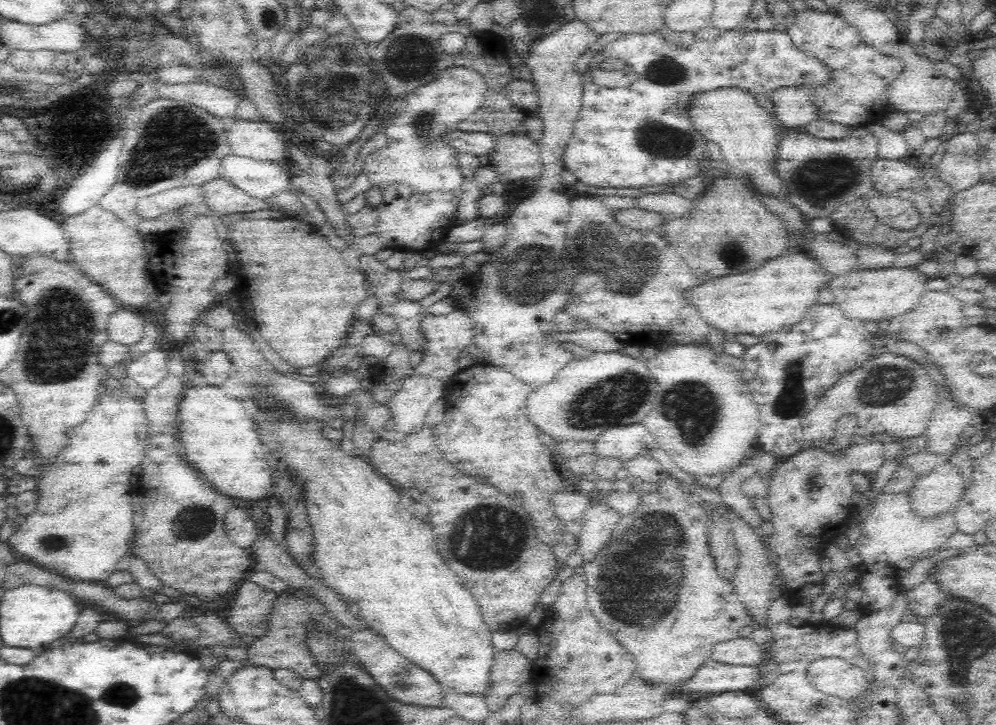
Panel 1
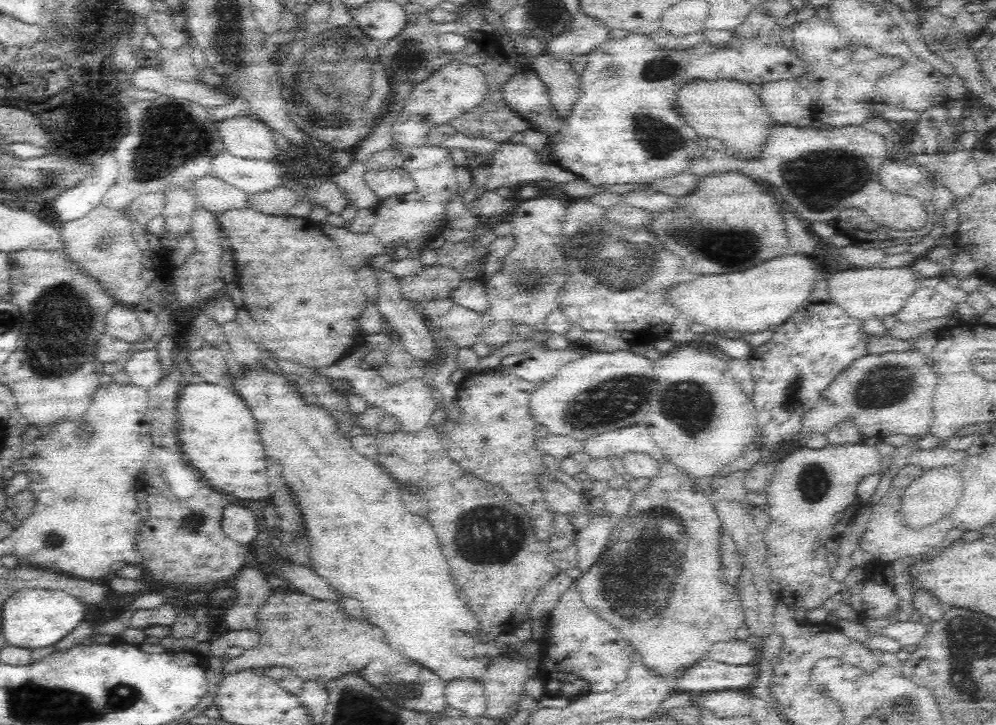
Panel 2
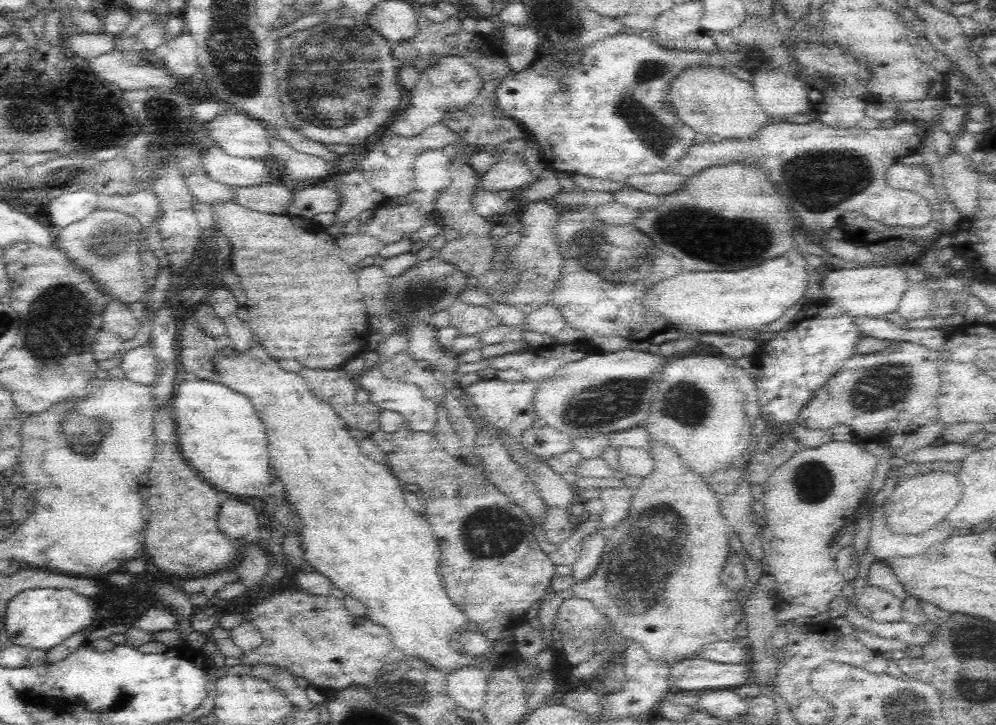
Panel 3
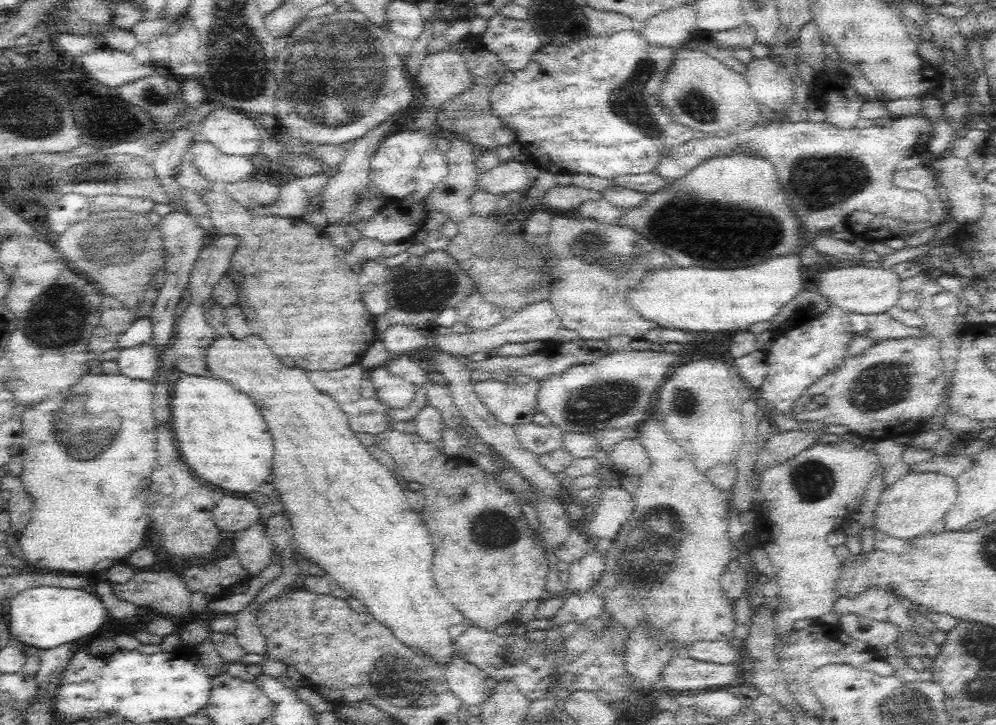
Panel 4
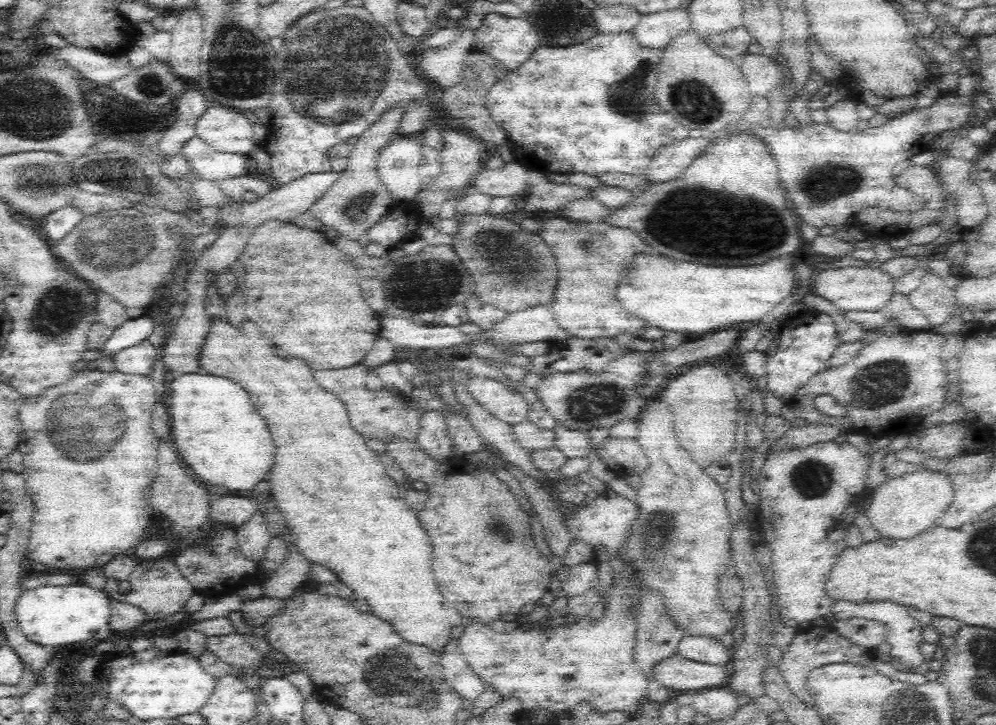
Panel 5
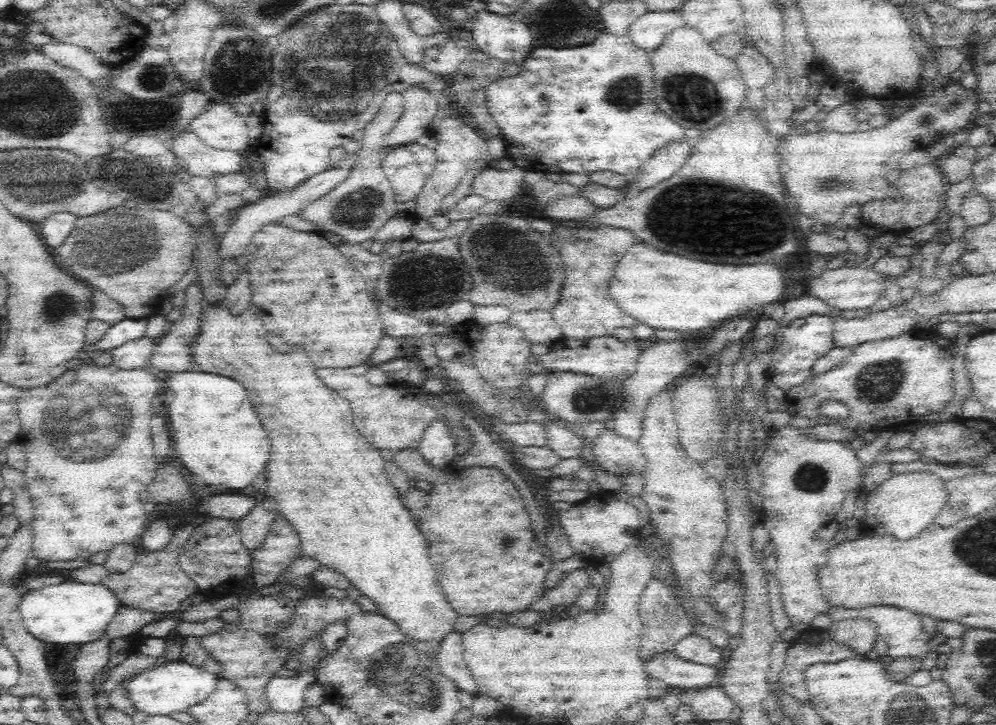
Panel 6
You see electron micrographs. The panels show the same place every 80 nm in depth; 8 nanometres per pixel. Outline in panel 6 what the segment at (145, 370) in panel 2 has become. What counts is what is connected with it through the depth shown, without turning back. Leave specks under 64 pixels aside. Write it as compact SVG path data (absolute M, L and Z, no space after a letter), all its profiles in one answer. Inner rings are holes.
M146 337L127 342L111 352L113 364L122 370L150 369L155 346L154 341Z

